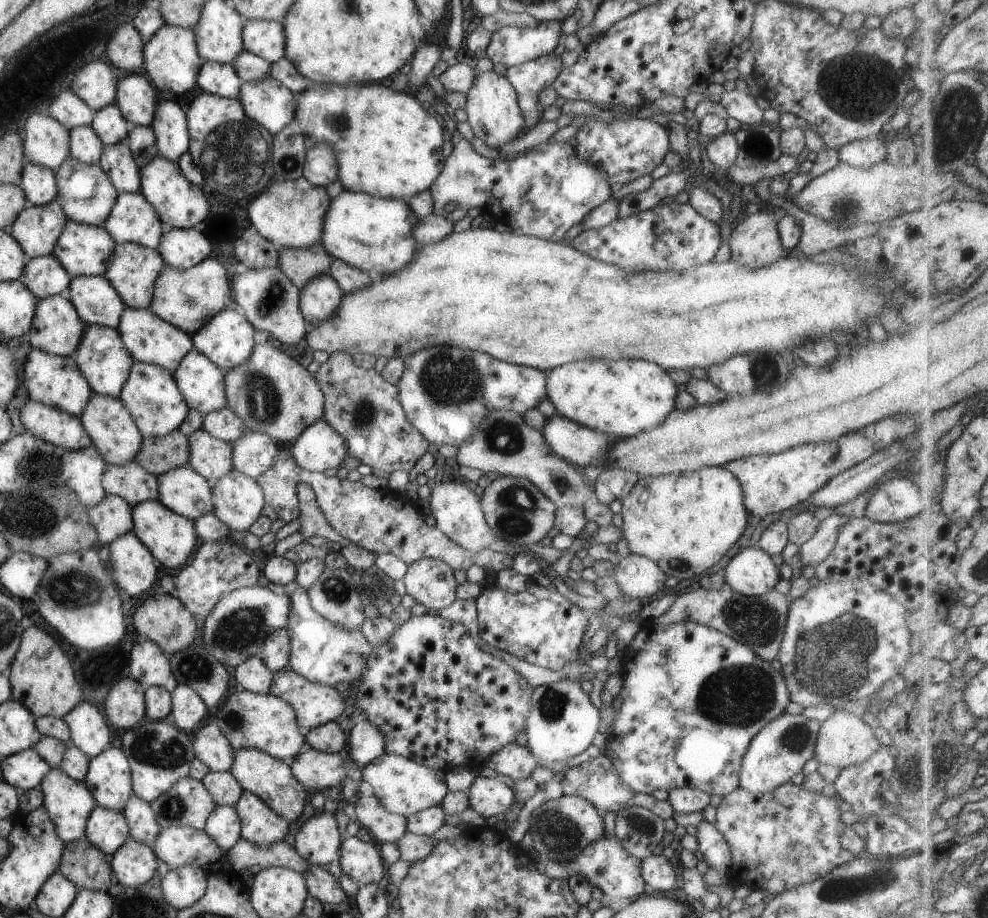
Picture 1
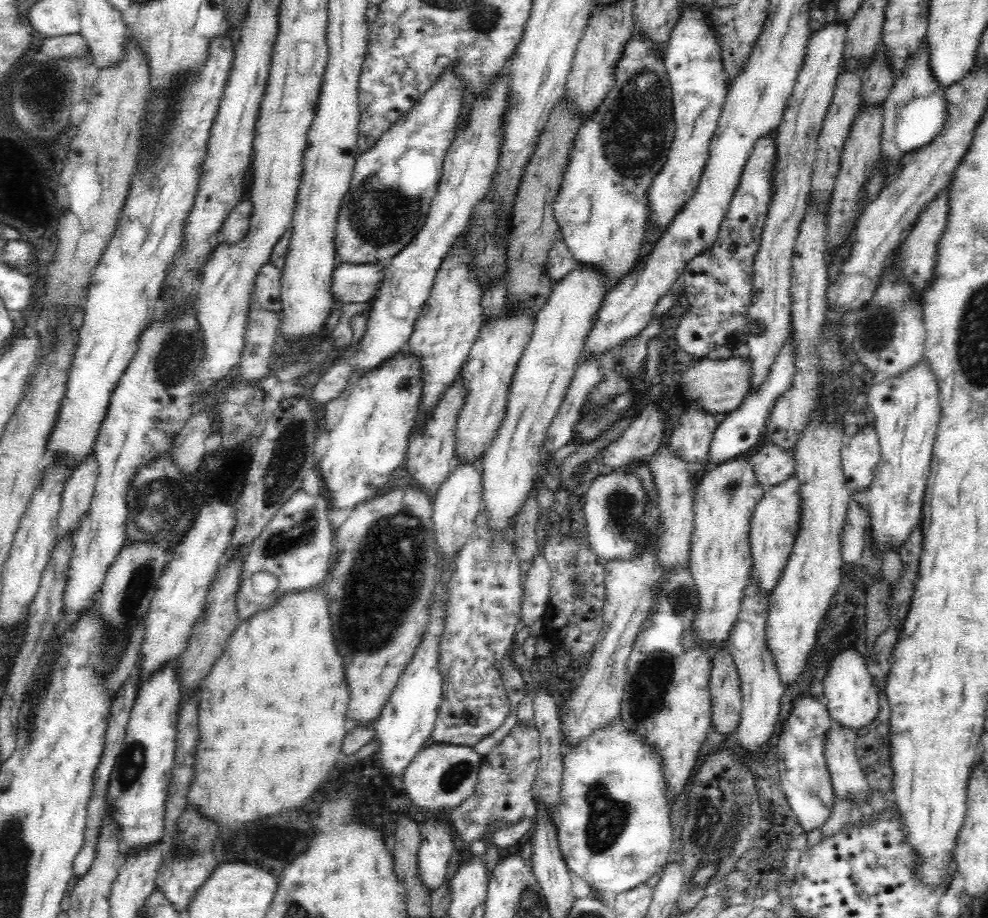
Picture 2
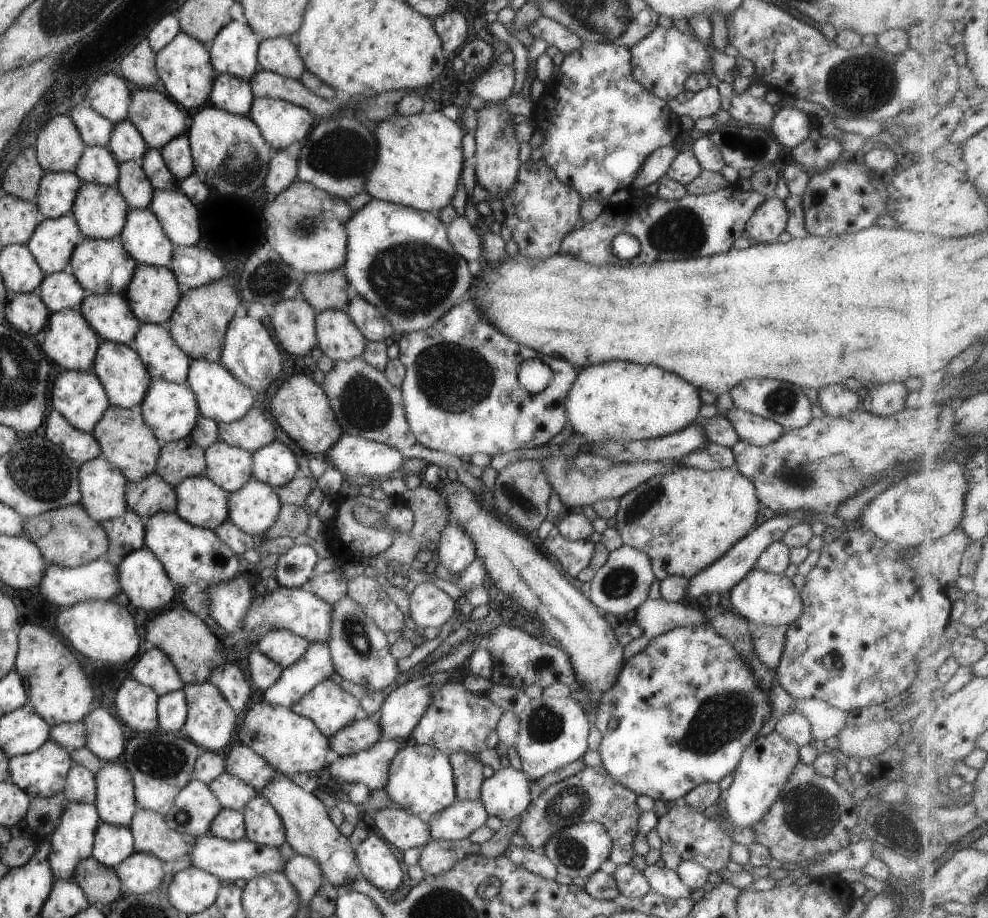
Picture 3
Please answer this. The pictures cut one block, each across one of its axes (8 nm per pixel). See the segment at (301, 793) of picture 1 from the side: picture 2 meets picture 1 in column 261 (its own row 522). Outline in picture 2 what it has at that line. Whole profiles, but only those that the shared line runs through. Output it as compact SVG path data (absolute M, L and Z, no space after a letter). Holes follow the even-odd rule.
M794 474L784 482L765 491L764 497L759 500L752 514L750 524L750 547L754 560L750 580L771 594L778 579L787 566L792 548L800 530L800 481Z

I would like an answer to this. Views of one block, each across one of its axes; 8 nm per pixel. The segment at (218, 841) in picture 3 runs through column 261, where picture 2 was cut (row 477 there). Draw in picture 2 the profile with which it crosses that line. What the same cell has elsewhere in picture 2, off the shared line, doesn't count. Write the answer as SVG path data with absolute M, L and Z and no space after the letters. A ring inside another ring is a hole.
M866 423L858 429L845 440L841 451L842 468L850 494L856 490L867 490L881 459L881 446L875 425Z

